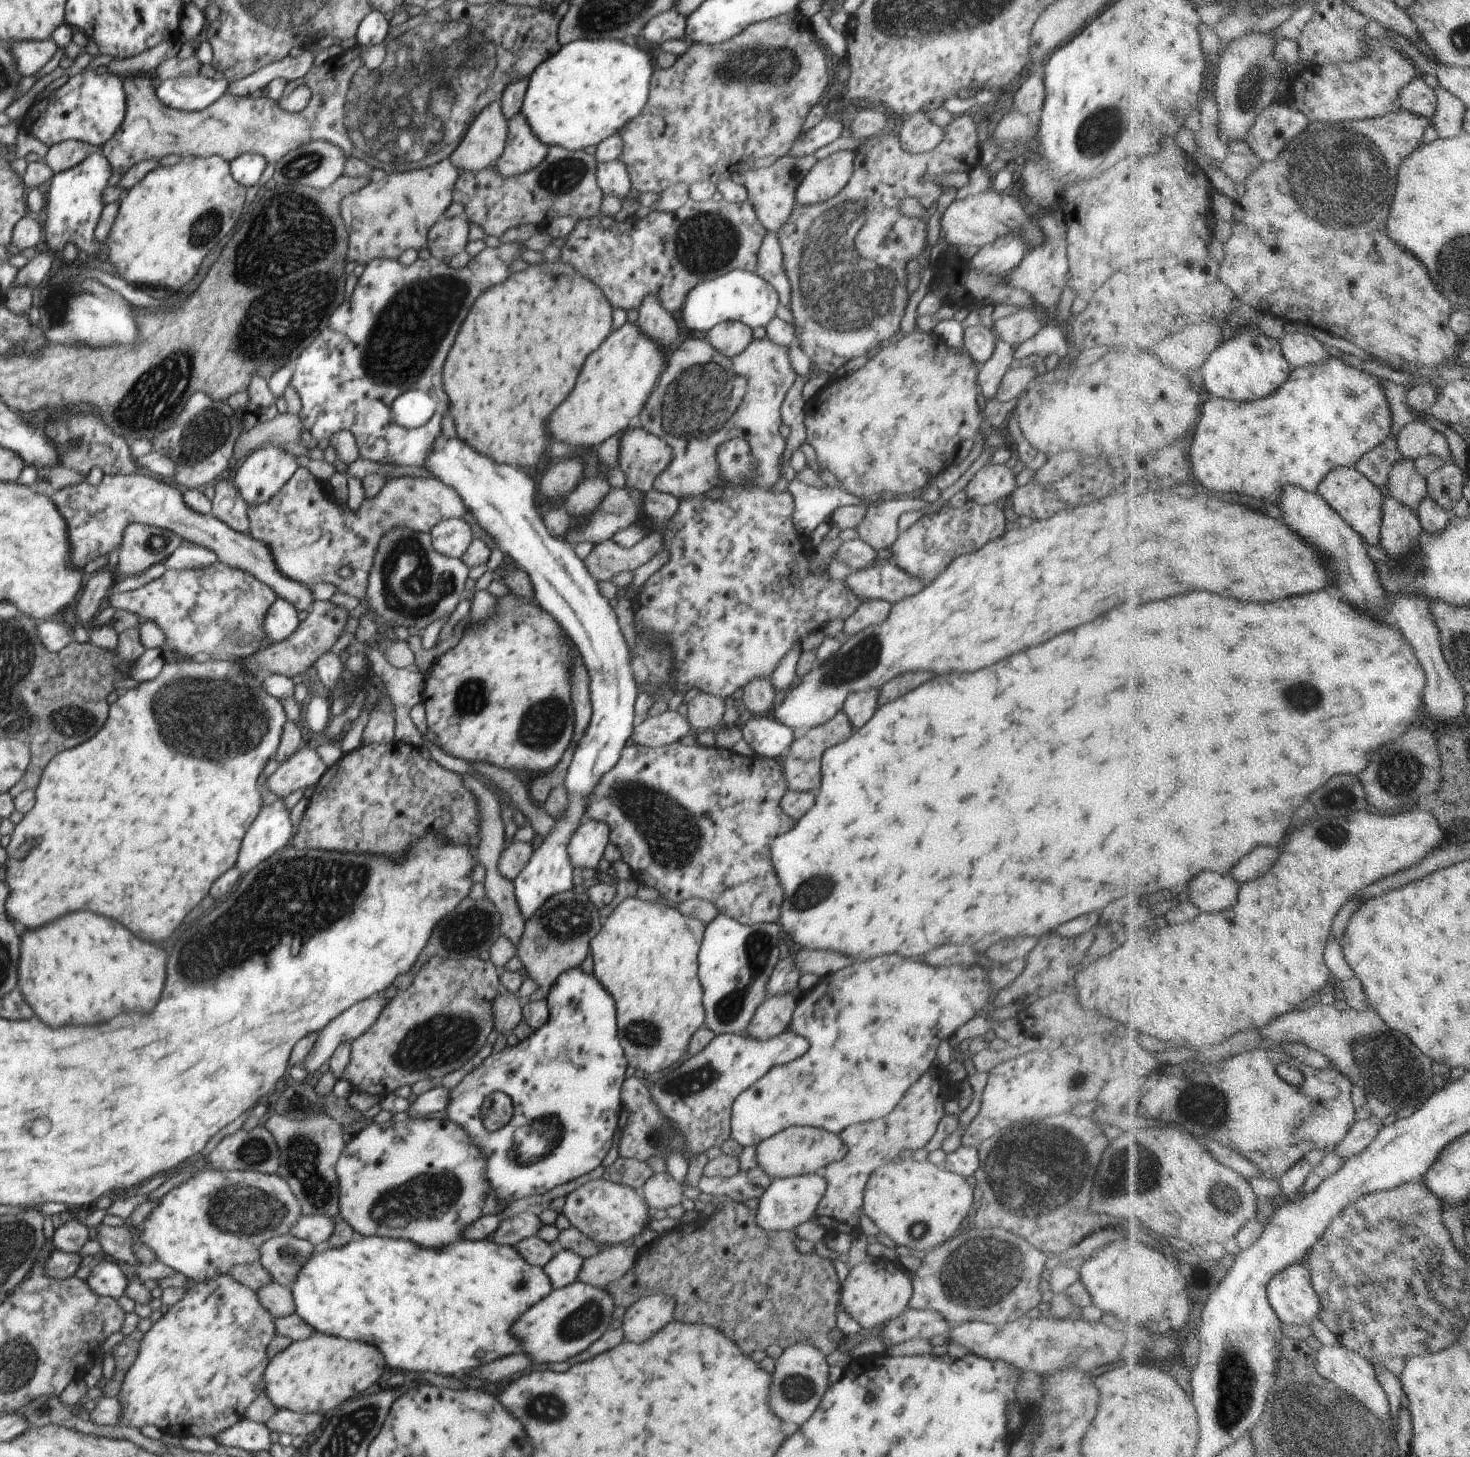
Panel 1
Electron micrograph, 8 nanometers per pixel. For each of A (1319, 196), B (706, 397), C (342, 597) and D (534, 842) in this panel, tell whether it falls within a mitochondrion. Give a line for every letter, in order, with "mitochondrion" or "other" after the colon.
A: mitochondrion
B: mitochondrion
C: other
D: other

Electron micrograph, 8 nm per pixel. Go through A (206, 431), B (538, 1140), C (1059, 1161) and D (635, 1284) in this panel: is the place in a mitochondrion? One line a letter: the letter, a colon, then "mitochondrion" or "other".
A: mitochondrion
B: mitochondrion
C: mitochondrion
D: other

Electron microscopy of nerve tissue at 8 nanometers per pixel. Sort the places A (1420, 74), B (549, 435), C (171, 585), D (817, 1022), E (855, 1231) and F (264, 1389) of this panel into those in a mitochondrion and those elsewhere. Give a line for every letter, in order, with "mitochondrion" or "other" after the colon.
A: other
B: other
C: other
D: other
E: other
F: other

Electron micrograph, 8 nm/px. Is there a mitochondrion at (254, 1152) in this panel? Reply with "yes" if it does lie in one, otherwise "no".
yes

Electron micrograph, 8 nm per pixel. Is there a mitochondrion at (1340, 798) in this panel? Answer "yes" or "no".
yes

